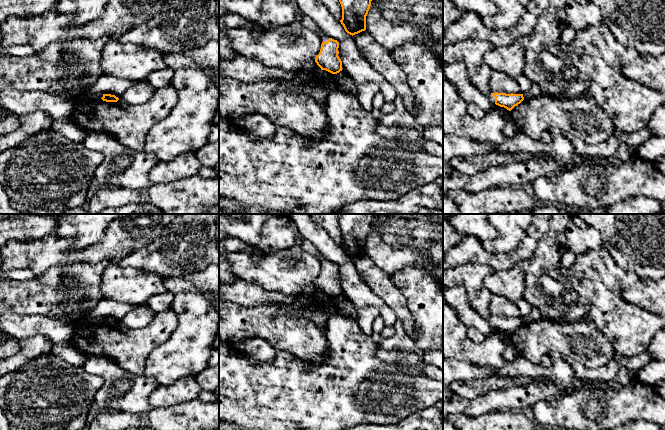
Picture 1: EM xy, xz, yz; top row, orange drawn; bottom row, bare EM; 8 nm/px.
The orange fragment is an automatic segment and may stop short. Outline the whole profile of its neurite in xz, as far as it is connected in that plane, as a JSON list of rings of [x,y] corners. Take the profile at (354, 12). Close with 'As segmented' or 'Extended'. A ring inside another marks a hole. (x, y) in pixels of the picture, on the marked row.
[[[339,0],[342,7],[340,20],[345,31],[350,35],[366,30],[366,16],[372,0]]]. As segmented

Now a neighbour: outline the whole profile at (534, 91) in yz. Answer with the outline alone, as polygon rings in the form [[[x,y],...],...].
[[[533,84],[529,91],[523,94],[524,99],[530,99],[537,96],[545,95],[537,84]]]

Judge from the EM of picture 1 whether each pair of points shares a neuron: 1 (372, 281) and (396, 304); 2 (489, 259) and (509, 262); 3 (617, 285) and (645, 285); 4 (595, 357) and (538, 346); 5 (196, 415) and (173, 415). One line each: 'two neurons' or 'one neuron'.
1: one neuron
2: one neuron
3: one neuron
4: one neuron
5: one neuron

